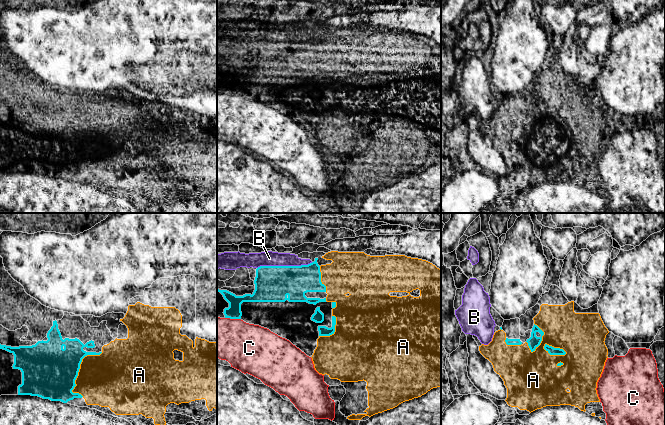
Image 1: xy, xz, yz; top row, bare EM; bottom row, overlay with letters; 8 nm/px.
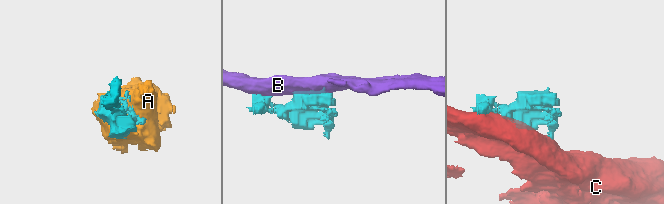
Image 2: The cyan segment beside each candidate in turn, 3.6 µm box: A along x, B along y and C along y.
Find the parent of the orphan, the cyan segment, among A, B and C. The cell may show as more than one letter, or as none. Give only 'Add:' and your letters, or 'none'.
Add: A

